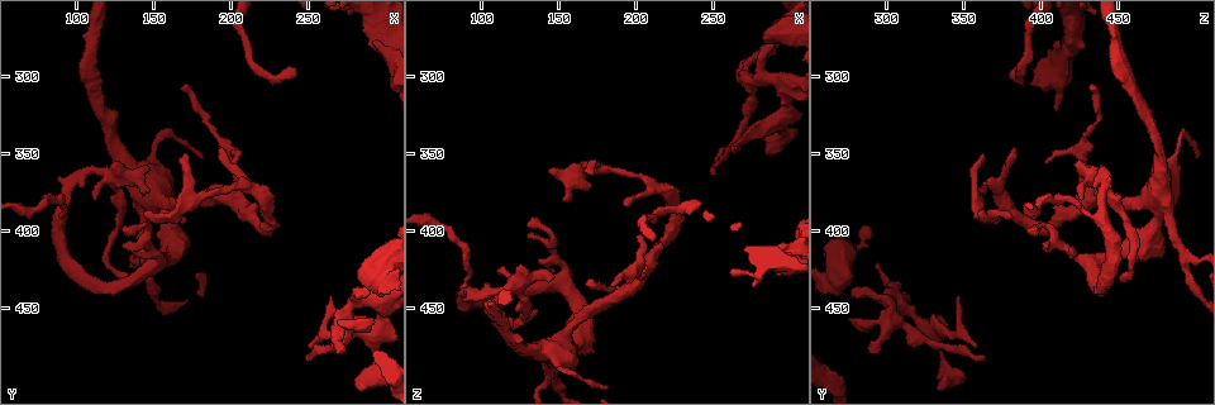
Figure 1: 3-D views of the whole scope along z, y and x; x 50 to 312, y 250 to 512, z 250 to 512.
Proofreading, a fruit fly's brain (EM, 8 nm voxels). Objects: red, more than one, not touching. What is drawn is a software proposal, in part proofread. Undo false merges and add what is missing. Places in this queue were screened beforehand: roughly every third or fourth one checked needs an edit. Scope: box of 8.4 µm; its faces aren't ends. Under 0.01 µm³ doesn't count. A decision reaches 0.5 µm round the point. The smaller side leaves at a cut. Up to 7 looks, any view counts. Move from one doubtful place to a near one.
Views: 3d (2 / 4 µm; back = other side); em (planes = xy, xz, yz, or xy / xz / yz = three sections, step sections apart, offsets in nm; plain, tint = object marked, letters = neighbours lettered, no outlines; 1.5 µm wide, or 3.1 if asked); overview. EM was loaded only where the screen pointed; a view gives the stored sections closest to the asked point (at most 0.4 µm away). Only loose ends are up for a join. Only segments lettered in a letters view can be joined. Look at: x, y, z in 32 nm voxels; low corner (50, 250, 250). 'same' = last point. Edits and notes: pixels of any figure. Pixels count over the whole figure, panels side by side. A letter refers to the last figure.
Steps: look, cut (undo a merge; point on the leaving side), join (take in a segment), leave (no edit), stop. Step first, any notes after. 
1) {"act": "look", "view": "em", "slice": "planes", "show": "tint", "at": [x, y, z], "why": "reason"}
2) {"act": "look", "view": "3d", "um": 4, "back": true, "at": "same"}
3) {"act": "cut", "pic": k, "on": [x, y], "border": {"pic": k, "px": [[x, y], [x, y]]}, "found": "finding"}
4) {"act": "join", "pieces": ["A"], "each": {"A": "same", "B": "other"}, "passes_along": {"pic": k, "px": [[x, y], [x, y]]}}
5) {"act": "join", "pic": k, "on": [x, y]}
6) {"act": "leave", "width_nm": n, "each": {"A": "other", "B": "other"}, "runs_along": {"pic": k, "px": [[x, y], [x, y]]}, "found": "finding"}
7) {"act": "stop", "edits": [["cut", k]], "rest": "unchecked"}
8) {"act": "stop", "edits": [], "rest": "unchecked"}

{"act": "look", "view": "3d", "um": 4, "at": [146, 376, 424], "why": "free end"}

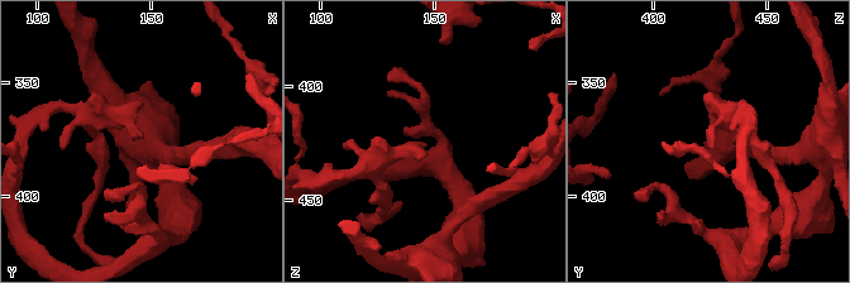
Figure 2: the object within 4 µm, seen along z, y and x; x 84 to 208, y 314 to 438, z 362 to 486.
{"act": "look", "view": "em", "slice": "planes", "show": "tint", "at": [147, 374, 425], "why": "now the EM"}

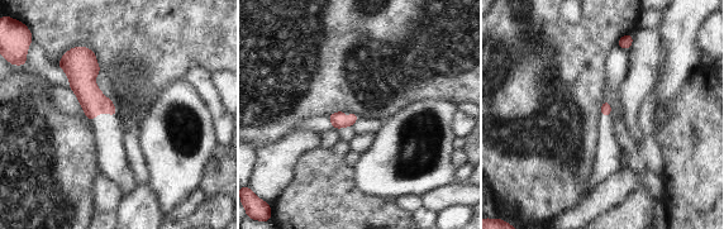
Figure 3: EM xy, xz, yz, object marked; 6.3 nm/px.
{"act": "look", "view": "em", "slice": "planes", "show": "letters", "at": "same", "why": "see the neighbours"}

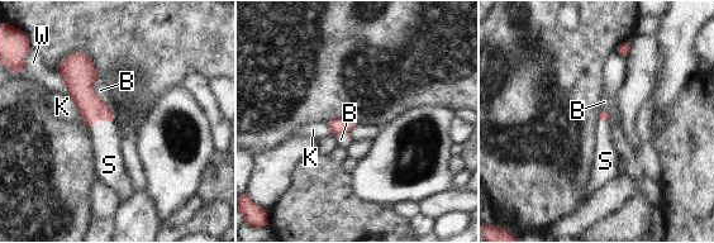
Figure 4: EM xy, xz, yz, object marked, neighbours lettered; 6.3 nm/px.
{"act": "join", "pic": 4, "on": [105, 143], "each": {"B": "other", "K": "other", "S": "same", "W": "other"}, "passes_along": {"pic": 4, "px": [[79, 85], [100, 118], [105, 143]]}, "found": "the neuron continues"}

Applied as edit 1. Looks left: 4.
{"act": "look", "view": "overview", "why": "redraw"}

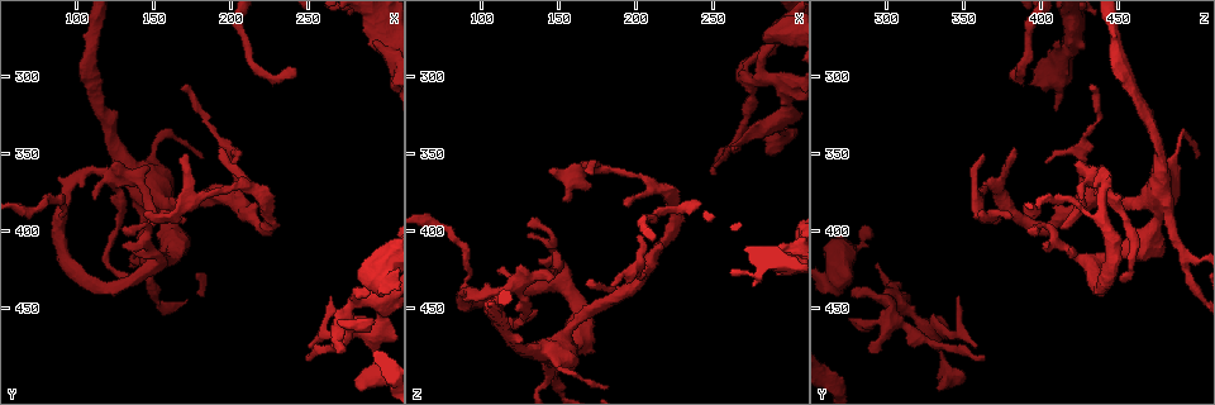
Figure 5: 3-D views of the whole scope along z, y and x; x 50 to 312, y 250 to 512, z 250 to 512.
{"act": "look", "view": "3d", "um": 4, "at": [202, 356, 402], "why": "tapers out"}

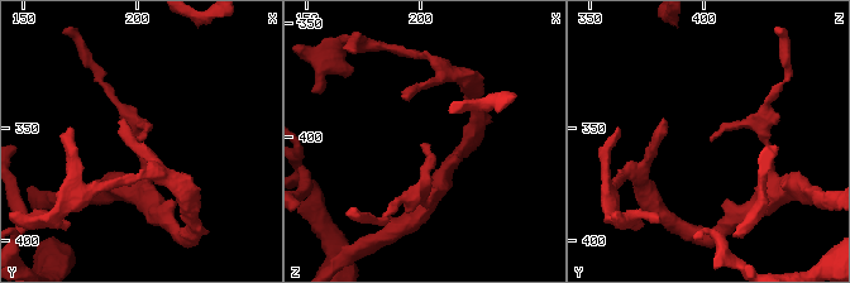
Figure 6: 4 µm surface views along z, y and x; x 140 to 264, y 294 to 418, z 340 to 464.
{"act": "look", "view": "em", "slice": "xz", "step": 4, "show": "tint", "at": [202, 356, 405]}

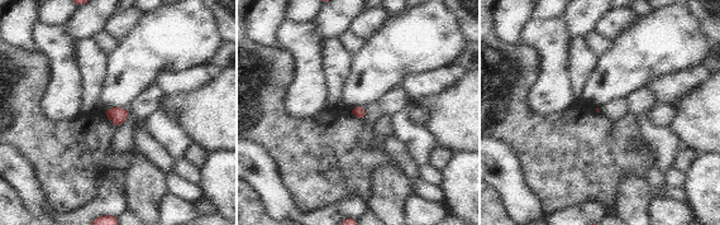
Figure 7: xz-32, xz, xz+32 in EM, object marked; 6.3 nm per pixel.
{"act": "look", "view": "em", "slice": "planes", "show": "letters", "at": "same"}

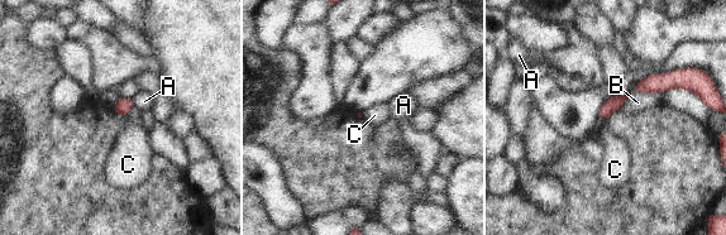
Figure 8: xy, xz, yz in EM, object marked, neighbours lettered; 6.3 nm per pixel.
{"act": "leave", "each": {"A": "other", "B": "other", "C": "other"}, "found": "no lettered segment goes on from it"}

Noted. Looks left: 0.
{"act": "stop", "edits": [["join", 4]], "rest": "unchecked"}

